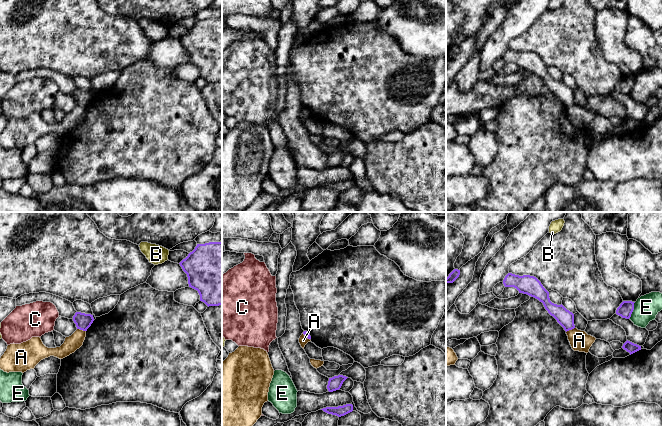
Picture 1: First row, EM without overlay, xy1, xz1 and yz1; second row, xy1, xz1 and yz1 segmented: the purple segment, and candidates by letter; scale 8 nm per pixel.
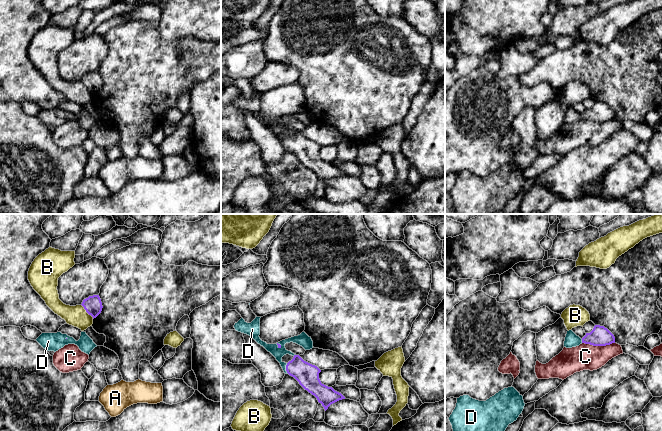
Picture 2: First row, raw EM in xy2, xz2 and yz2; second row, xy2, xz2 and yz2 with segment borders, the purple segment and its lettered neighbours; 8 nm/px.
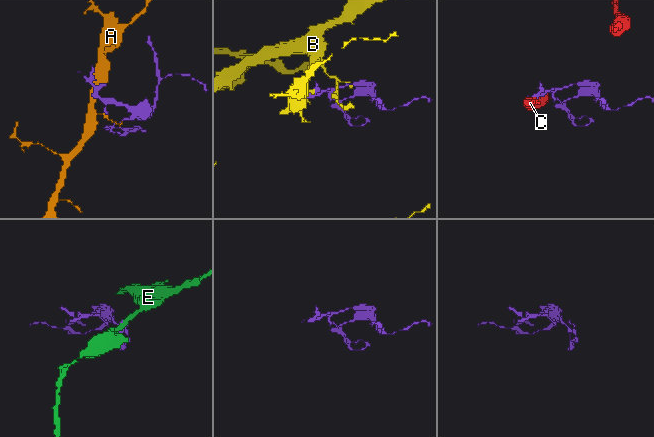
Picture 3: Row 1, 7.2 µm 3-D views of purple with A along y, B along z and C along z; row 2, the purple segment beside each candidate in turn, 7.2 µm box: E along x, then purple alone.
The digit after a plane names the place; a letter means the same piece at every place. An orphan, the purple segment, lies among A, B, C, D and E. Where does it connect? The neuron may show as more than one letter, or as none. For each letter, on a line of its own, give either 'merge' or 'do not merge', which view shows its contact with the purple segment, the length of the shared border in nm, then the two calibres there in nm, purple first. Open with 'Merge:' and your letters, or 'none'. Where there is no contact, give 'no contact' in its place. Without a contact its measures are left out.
Merge: D
A: do not merge; meets purple in xy1; contact 80 nm long; 130 nm thick on the purple side, 120 nm on the other
B: do not merge; meets purple in xy2; contact 160 nm long; 140 nm thick on the purple side, 160 nm on the other
C: do not merge; meets purple in yz2; contact 260 nm long; 160 nm thick on the purple side, 200 nm on the other
D: merge; meets purple in xz2; contact 90 nm long; 180 nm thick on the purple side, 90 nm on the other
E: do not merge; meets purple in yz1; contact 150 nm long; 120 nm thick on the purple side, 200 nm on the other

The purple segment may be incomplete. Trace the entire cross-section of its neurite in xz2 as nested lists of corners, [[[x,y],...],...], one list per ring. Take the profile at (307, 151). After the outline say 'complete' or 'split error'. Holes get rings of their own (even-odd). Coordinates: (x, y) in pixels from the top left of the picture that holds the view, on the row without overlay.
[[[256,92],[251,99],[247,99],[241,94],[235,99],[234,104],[238,108],[251,112],[258,120],[270,128],[280,139],[284,149],[294,153],[305,166],[314,171],[318,178],[322,180],[325,187],[331,180],[345,175],[341,169],[335,167],[332,163],[328,163],[321,159],[319,155],[321,146],[317,142],[304,137],[299,131],[292,129],[285,124],[286,119],[293,118],[302,122],[305,126],[310,126],[313,124],[311,113],[305,108],[302,108],[298,112],[282,116],[276,120],[267,120],[259,113],[260,94],[261,93]],[[286,130],[293,132],[293,135],[288,139],[282,137],[282,133]]] | split error

